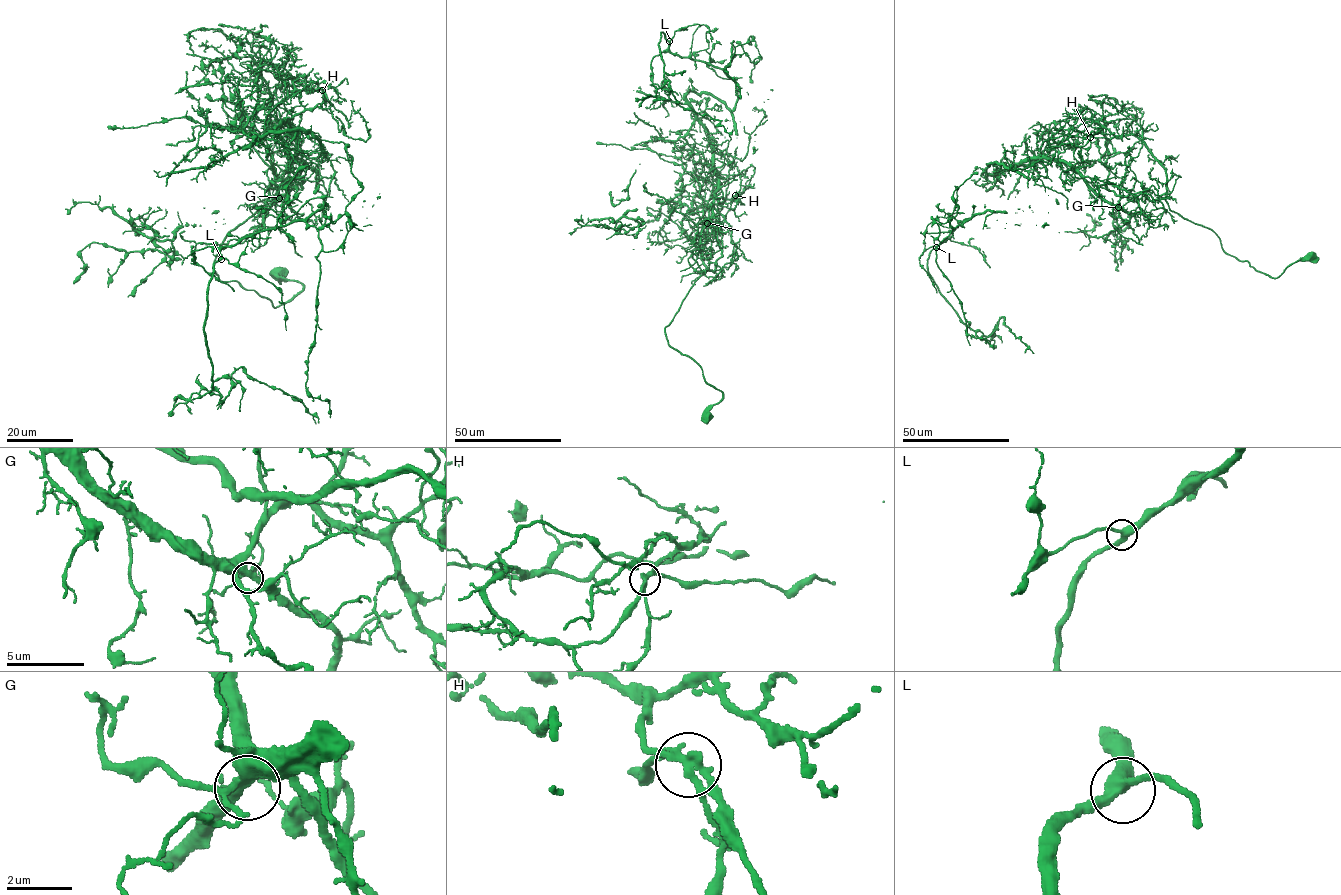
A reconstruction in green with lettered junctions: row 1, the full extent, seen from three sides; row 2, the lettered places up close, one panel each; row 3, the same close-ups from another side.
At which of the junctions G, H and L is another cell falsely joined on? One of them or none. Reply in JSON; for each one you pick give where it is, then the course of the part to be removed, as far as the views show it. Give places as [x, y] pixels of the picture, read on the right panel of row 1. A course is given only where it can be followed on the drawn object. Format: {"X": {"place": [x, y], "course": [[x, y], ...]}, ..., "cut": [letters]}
{"H": {"place": [1090, 137], "course": [[1090, 137], [1135, 135], [1166, 173], [1170, 210], [1256, 270], [1275, 278], [1318, 257]]}, "cut": ["H"]}

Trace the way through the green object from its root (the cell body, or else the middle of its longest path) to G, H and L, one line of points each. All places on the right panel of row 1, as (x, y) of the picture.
G: (1311, 257), (1273, 278), (1227, 254), (1213, 232), (1171, 211), (1160, 196), (1123, 197), (1118, 207)
H: (1311, 257), (1275, 278), (1257, 271), (1227, 254), (1211, 230), (1169, 209), (1166, 169), (1139, 138), (1090, 137)
L: (1311, 257), (1269, 277), (1162, 197), (1112, 204), (1044, 158), (1048, 212), (977, 213), (936, 247)

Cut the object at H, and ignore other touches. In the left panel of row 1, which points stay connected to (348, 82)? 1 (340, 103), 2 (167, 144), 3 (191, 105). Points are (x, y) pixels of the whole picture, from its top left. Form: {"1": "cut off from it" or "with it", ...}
{"1": "with it", "2": "cut off from it", "3": "cut off from it"}

